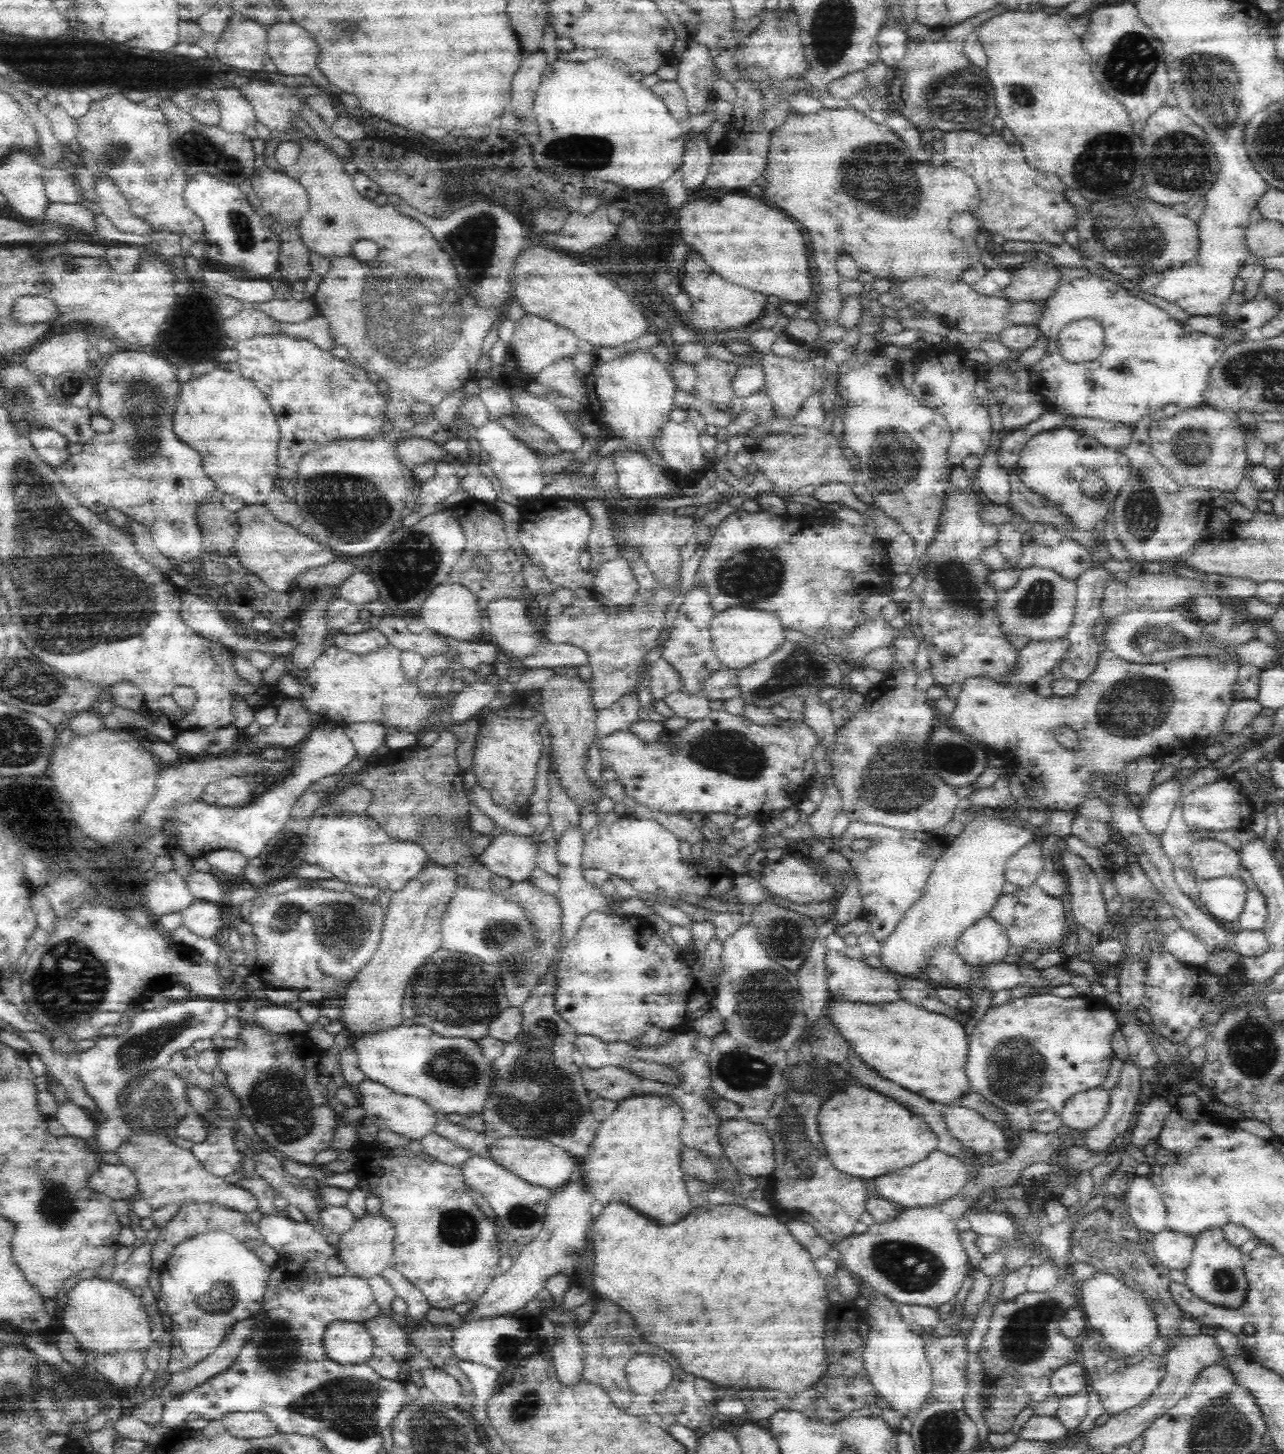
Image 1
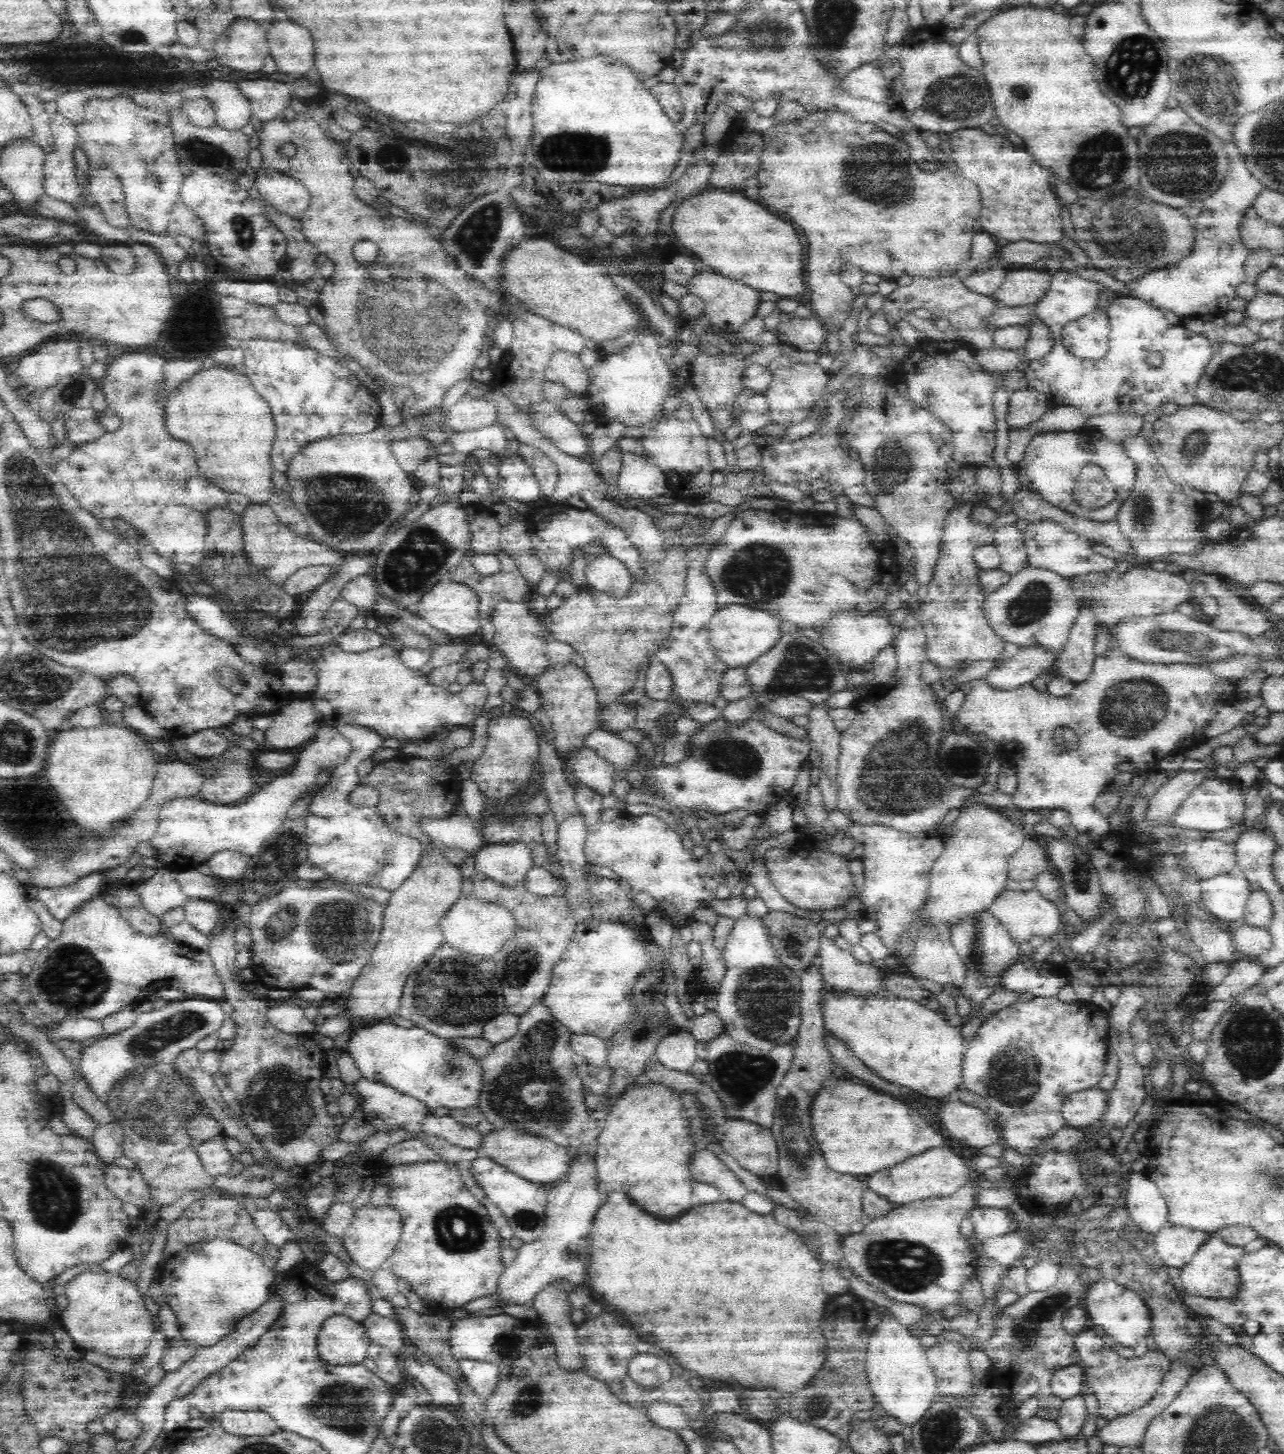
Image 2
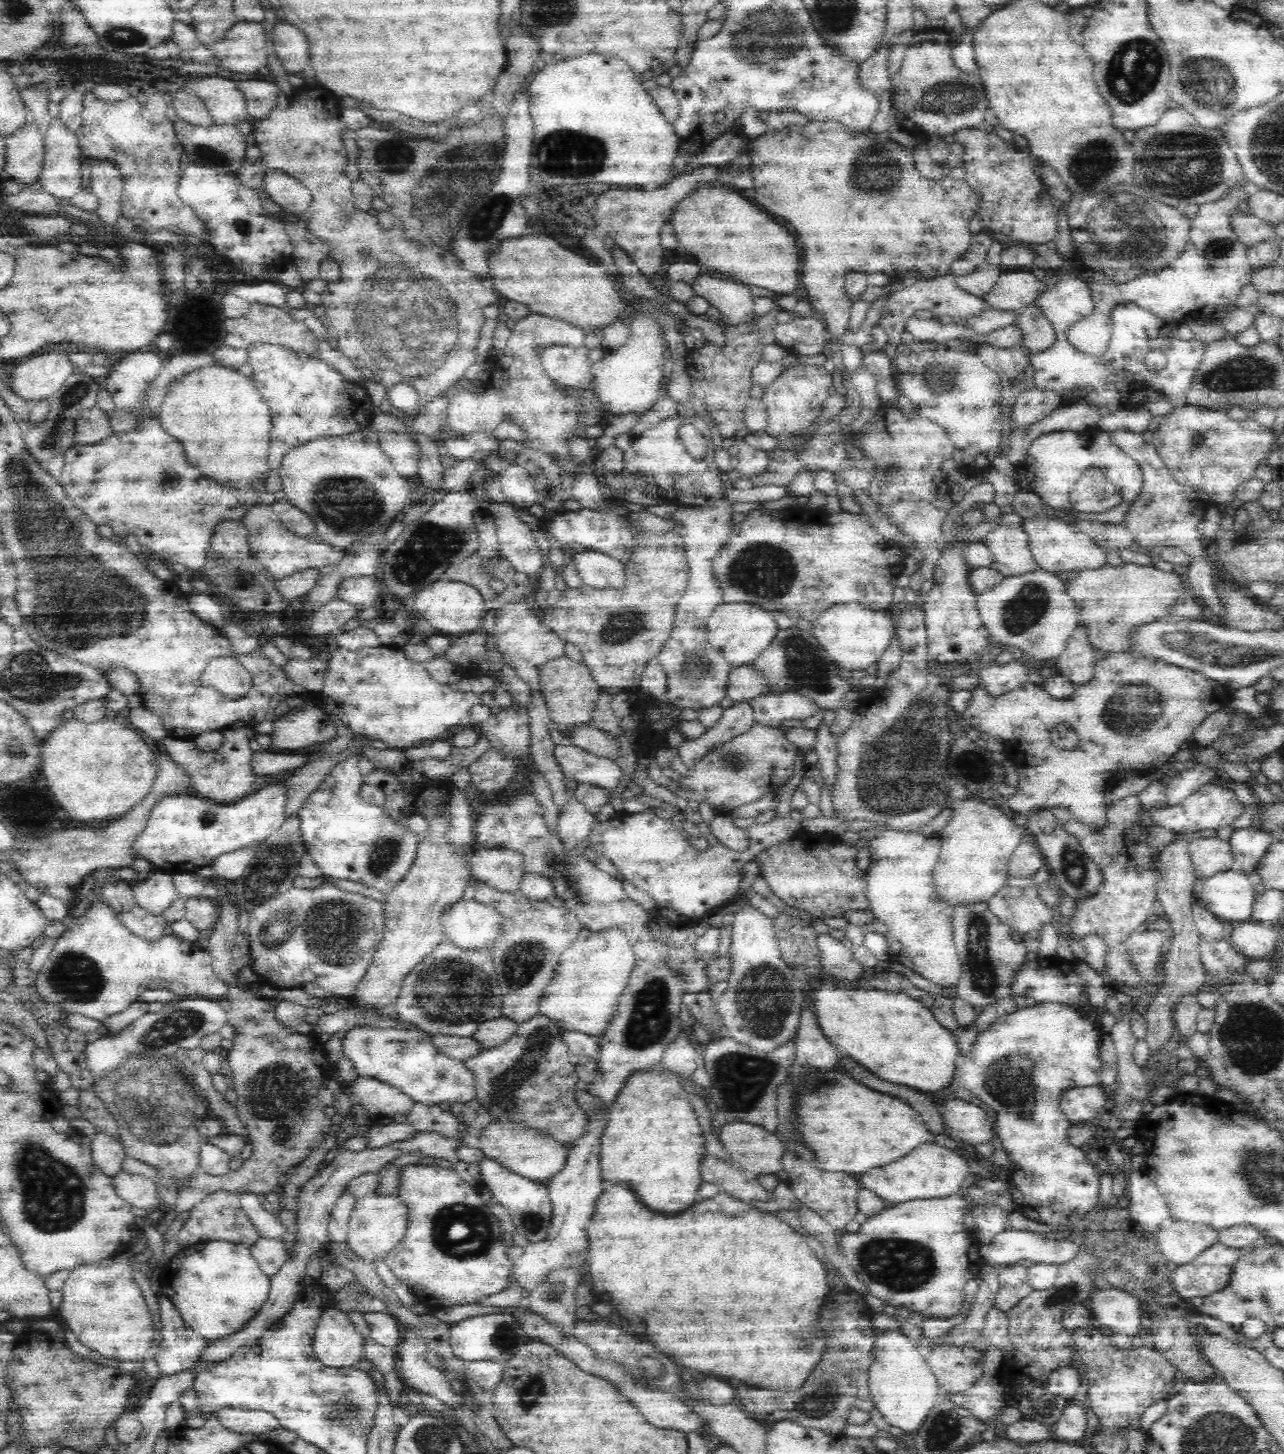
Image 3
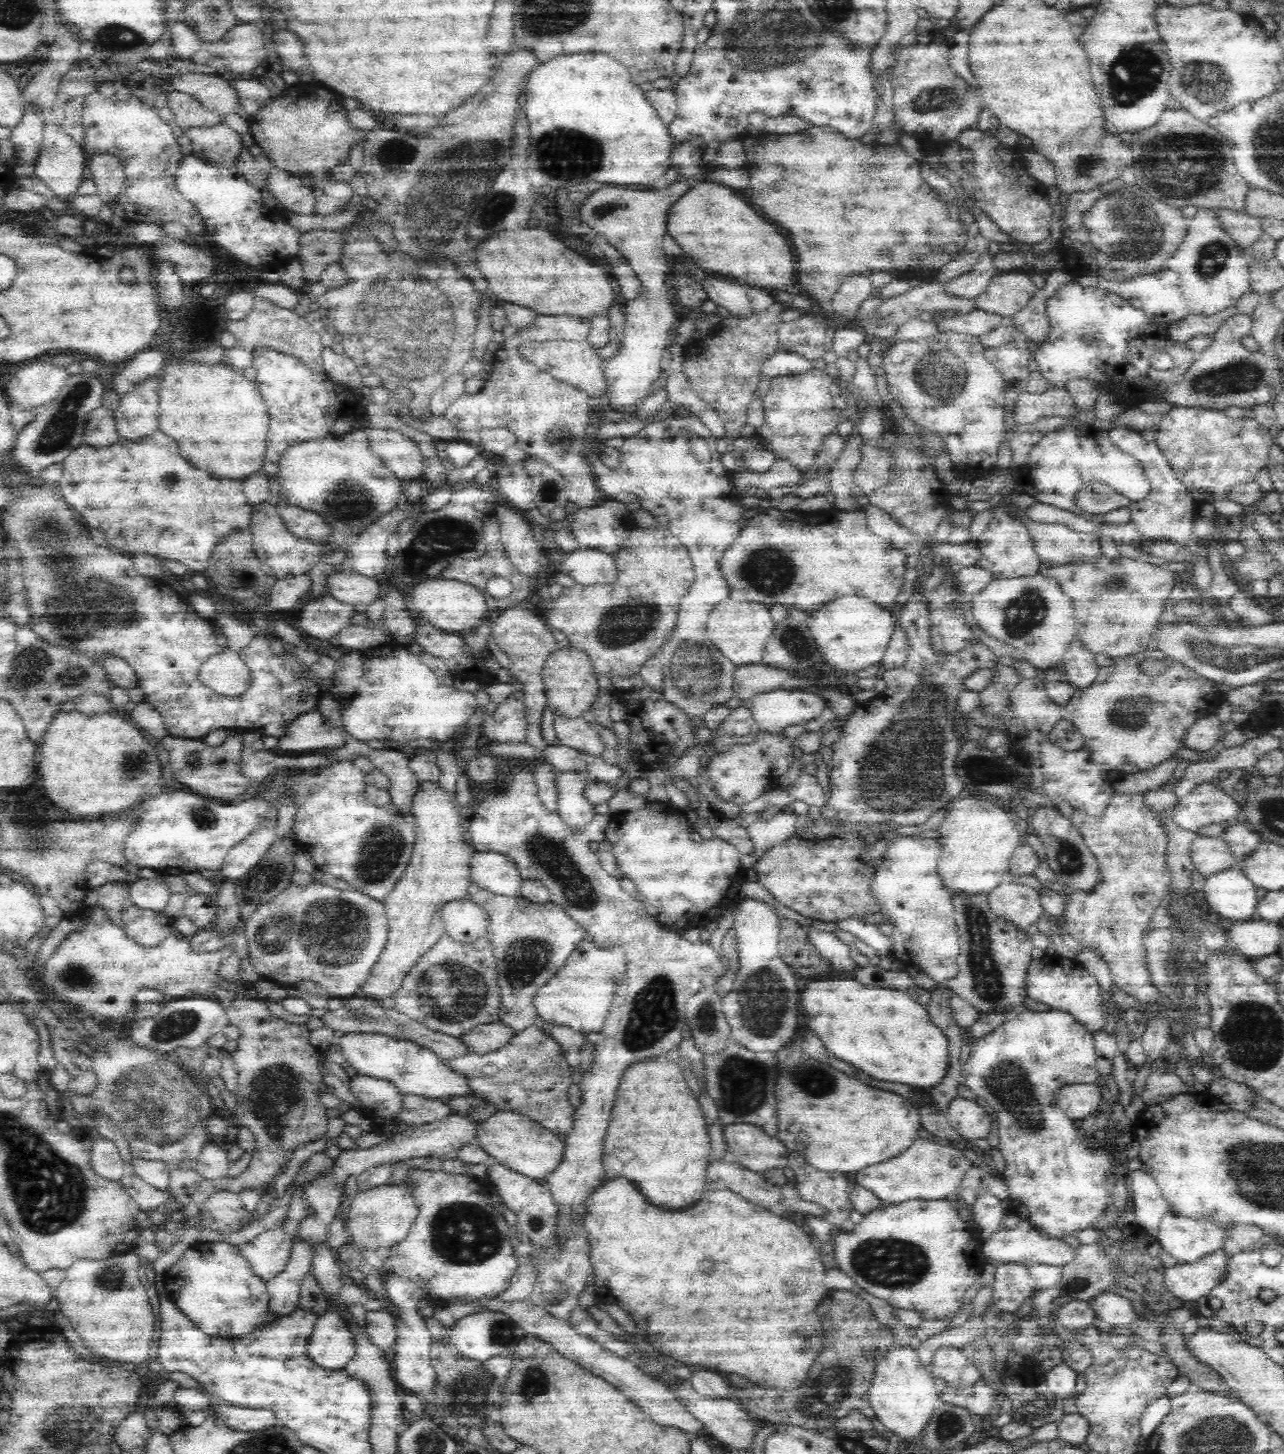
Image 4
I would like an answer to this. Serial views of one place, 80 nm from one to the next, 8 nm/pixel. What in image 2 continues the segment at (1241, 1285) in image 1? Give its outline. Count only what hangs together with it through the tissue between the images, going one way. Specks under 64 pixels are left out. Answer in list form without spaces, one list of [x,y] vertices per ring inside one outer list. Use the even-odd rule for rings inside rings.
[[[1214,1232],[1210,1236],[1210,1240],[1206,1240],[1197,1254],[1194,1254],[1194,1258],[1186,1266],[1180,1268],[1180,1277],[1175,1281],[1176,1287],[1192,1296],[1204,1298],[1228,1297],[1228,1300],[1232,1300],[1239,1285],[1237,1266],[1244,1254],[1243,1247],[1226,1244],[1223,1238],[1220,1238],[1220,1235]]]

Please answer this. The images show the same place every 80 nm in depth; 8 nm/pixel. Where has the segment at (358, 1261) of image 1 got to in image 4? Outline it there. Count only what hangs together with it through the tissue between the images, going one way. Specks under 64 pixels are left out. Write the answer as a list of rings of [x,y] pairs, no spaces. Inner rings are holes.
[[[406,1176],[400,1184],[386,1183],[358,1190],[350,1204],[347,1222],[347,1231],[358,1250],[388,1248],[402,1242],[408,1236],[418,1216],[418,1201],[414,1193],[416,1187],[412,1181]]]

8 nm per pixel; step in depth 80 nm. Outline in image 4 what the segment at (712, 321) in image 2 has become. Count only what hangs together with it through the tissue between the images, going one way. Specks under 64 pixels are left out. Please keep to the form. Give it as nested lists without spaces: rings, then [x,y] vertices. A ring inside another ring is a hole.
[[[709,276],[702,281],[702,285],[708,293],[708,299],[726,315],[748,316],[753,311],[751,298],[744,286]]]

